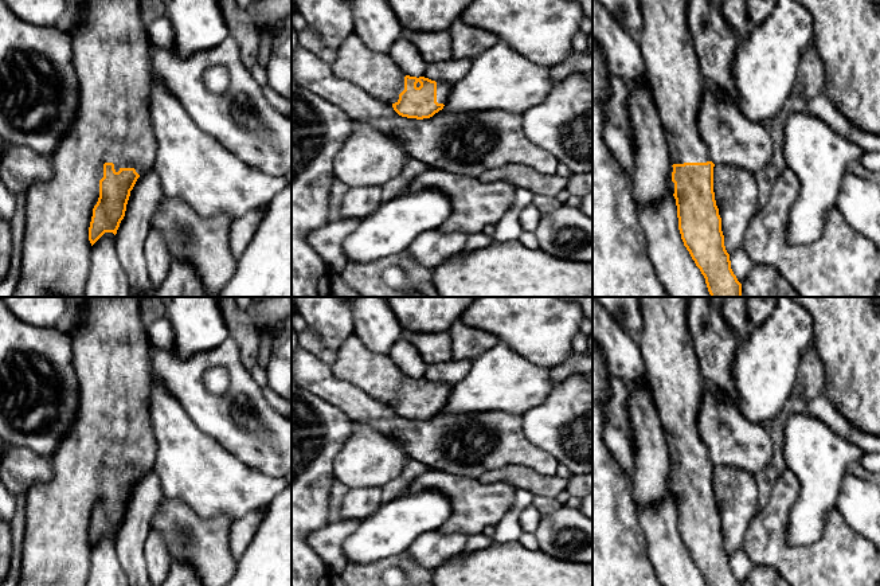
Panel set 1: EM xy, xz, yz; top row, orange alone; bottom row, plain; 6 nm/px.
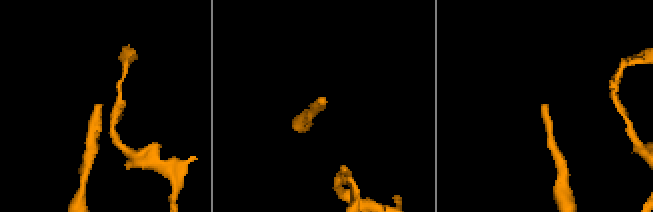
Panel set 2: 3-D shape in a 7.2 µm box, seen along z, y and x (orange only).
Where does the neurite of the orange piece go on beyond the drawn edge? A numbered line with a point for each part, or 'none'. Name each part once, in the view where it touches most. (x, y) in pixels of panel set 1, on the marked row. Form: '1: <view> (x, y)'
1: xy (112, 53)

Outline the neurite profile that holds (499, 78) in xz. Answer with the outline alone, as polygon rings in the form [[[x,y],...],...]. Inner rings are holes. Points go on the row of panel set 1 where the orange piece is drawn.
[[[498,40],[473,58],[469,73],[453,86],[443,109],[453,114],[490,109],[521,114],[527,109],[541,103],[559,82],[549,75],[549,67],[531,62],[512,50],[504,40]]]

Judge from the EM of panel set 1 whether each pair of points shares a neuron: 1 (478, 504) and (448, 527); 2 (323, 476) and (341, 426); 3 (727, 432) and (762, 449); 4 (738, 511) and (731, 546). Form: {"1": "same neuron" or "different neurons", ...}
{"1": "same neuron", "2": "same neuron", "3": "same neuron", "4": "same neuron"}

